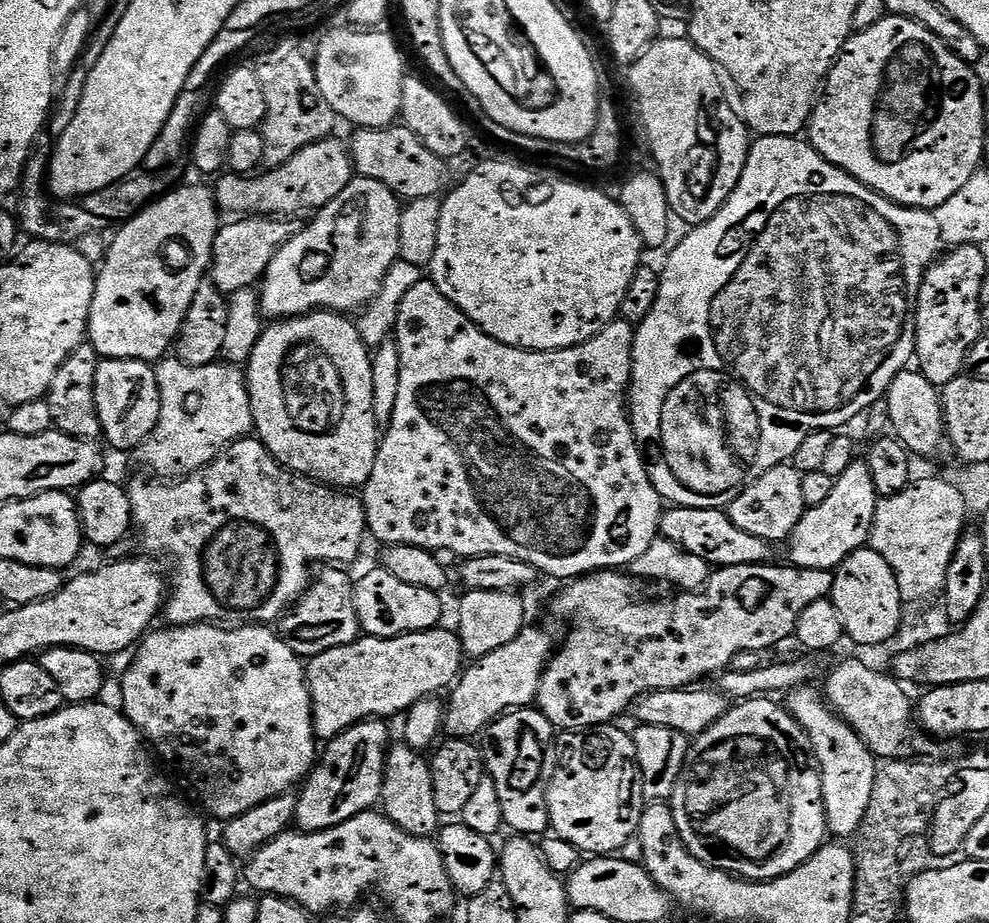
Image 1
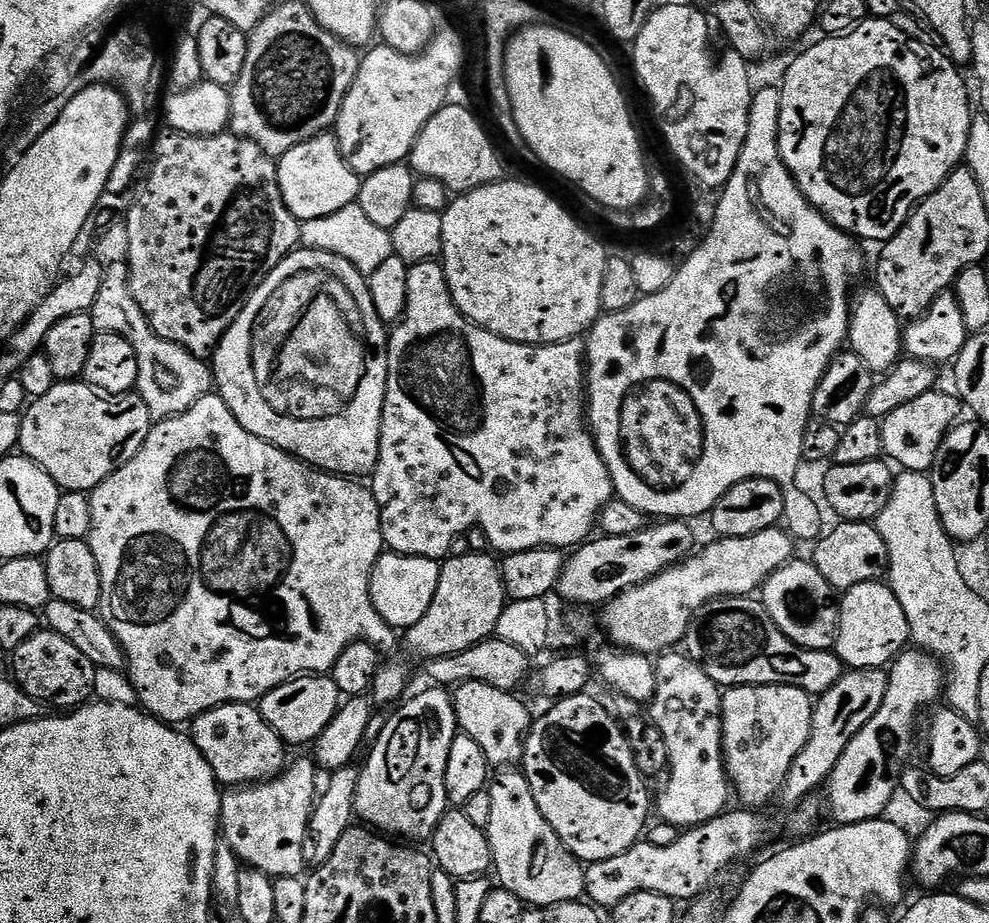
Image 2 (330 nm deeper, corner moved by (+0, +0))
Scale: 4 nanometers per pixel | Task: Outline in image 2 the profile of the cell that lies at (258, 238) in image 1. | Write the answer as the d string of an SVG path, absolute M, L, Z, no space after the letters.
M332 134L315 136L291 148L285 156L279 157L276 173L282 198L290 214L301 222L326 218L326 214L334 214L342 210L342 206L357 203L360 195L361 177L340 153L340 143Z

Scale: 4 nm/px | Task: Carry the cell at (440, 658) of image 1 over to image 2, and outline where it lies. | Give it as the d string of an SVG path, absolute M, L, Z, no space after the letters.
M305 674L295 680L287 680L274 690L270 690L258 702L260 713L270 722L270 726L284 739L285 745L308 744L311 745L330 726L334 714L342 703L342 693L331 675Z

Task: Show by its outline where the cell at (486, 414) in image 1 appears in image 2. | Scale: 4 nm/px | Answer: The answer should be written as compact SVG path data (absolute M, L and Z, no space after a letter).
M433 259L409 267L404 319L391 329L388 338L388 381L380 431L380 453L376 469L370 477L370 487L380 507L385 545L399 556L421 556L443 561L449 555L454 540L472 527L486 530L491 547L500 554L535 548L572 550L585 543L597 527L601 510L614 498L610 470L591 434L590 421L586 415L585 341L577 338L563 340L561 344L519 344L495 336L457 310L446 282L443 263Z

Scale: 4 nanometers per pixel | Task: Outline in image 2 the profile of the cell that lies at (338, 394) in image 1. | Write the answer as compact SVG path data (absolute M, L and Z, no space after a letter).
M300 246L282 262L278 262L266 282L262 282L262 286L252 291L252 297L244 301L242 314L238 314L238 318L221 336L220 345L210 357L214 388L226 402L234 418L238 418L238 422L242 422L242 426L250 430L250 434L278 446L283 452L290 453L311 468L319 468L321 472L331 472L334 476L345 478L368 478L376 469L380 453L380 431L388 381L389 335L389 329L378 318L378 310L374 310L374 298L370 294L368 277L350 266L346 258L338 258L338 254L326 254L322 250Z

